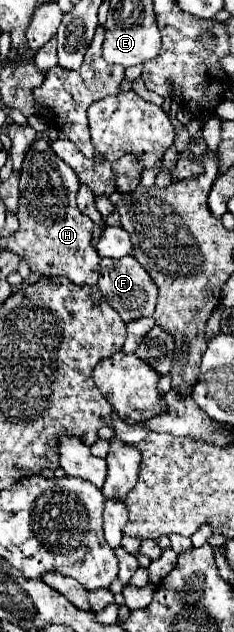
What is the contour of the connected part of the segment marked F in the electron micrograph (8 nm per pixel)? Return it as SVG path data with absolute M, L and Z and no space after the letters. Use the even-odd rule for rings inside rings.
M125 256L121 260L101 258L97 288L101 290L103 298L111 304L111 308L117 310L126 323L129 320L143 318L143 316L151 316L155 312L155 302L157 302L159 290L155 286L155 282L149 278L147 270L133 256Z

